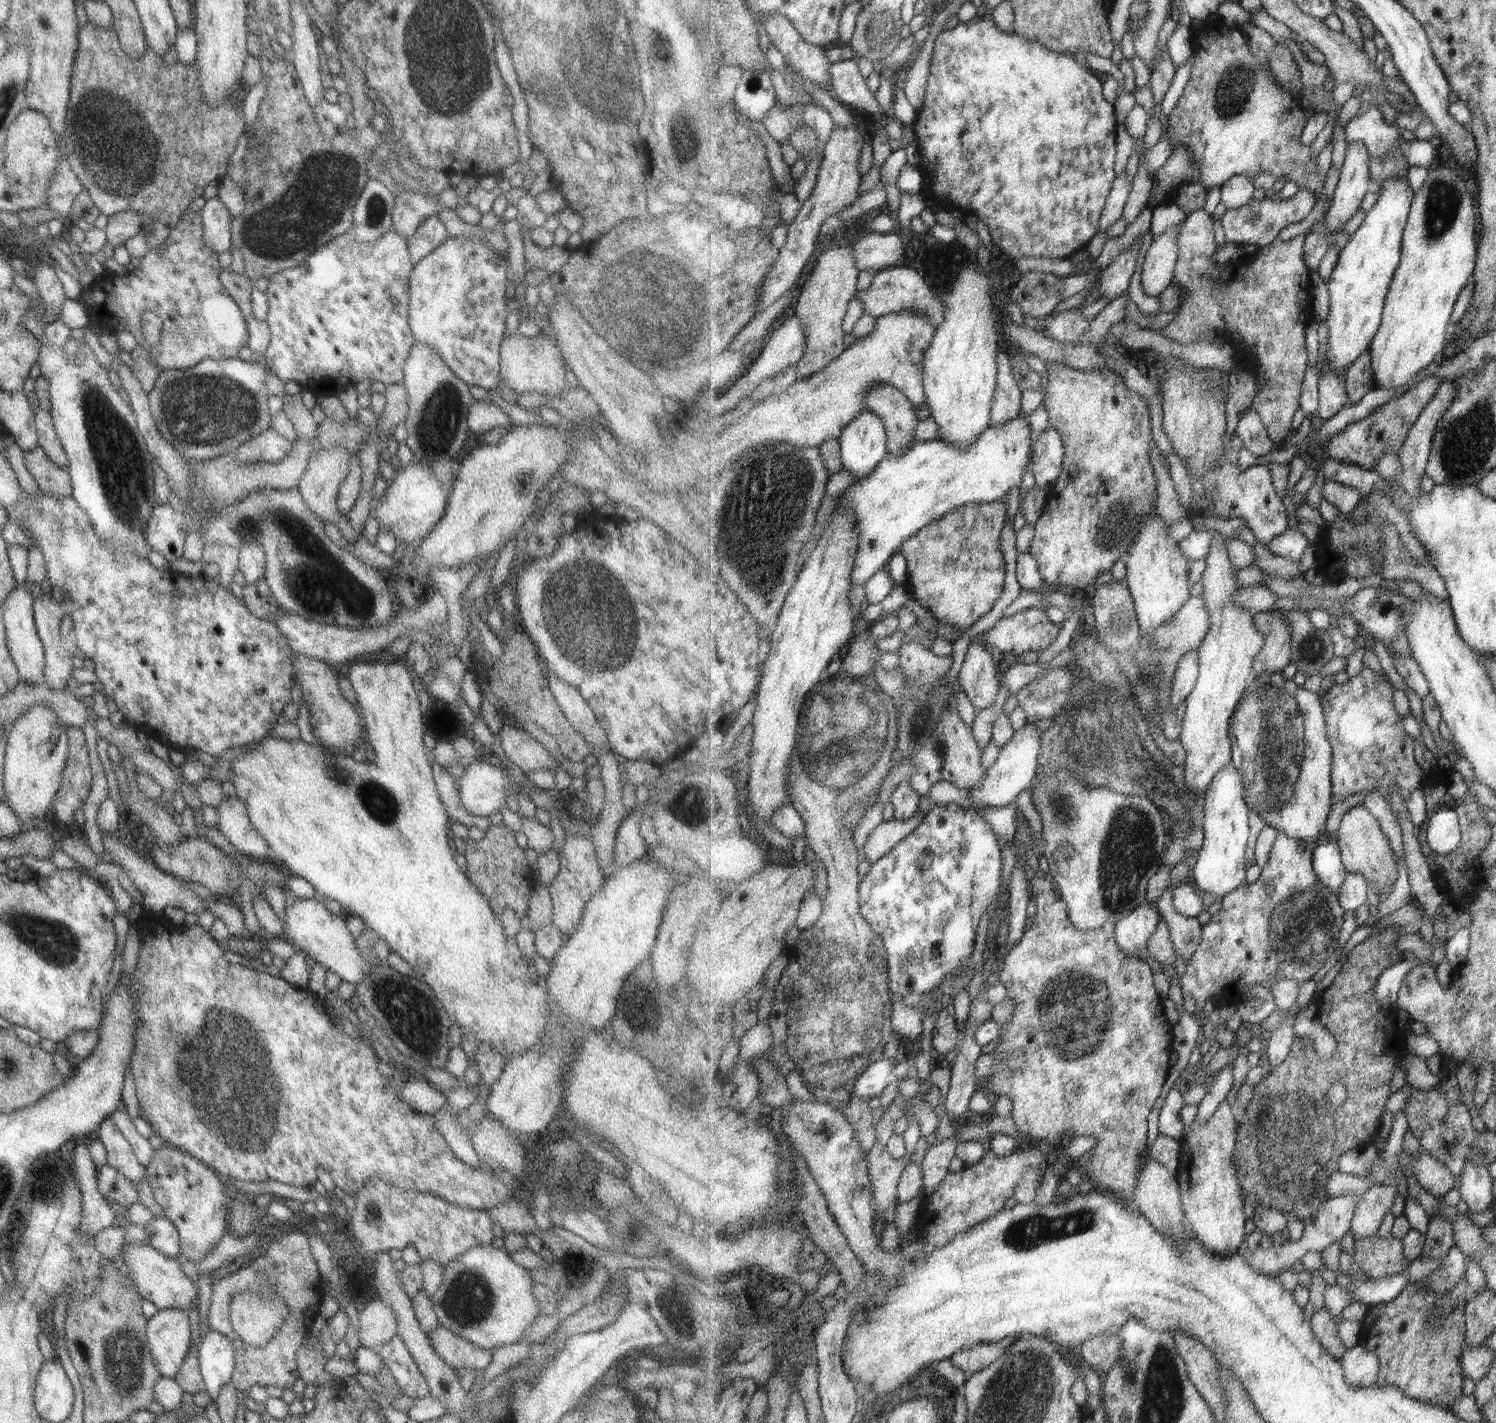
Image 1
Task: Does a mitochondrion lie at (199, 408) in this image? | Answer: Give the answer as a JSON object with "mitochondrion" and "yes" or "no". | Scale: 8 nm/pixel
{"mitochondrion":"yes"}

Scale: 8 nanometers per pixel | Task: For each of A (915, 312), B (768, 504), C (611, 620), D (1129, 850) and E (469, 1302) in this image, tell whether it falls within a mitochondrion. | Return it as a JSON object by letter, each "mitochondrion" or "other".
{"A":"other","B":"mitochondrion","C":"mitochondrion","D":"mitochondrion","E":"mitochondrion"}

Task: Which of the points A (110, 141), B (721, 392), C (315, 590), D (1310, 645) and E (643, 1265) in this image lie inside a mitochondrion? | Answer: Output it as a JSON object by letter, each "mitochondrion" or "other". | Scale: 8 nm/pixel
{"A":"mitochondrion","B":"other","C":"mitochondrion","D":"mitochondrion","E":"other"}

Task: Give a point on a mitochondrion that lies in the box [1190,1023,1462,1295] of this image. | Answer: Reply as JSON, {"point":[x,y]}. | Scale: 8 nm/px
{"point":[1293,1165]}

